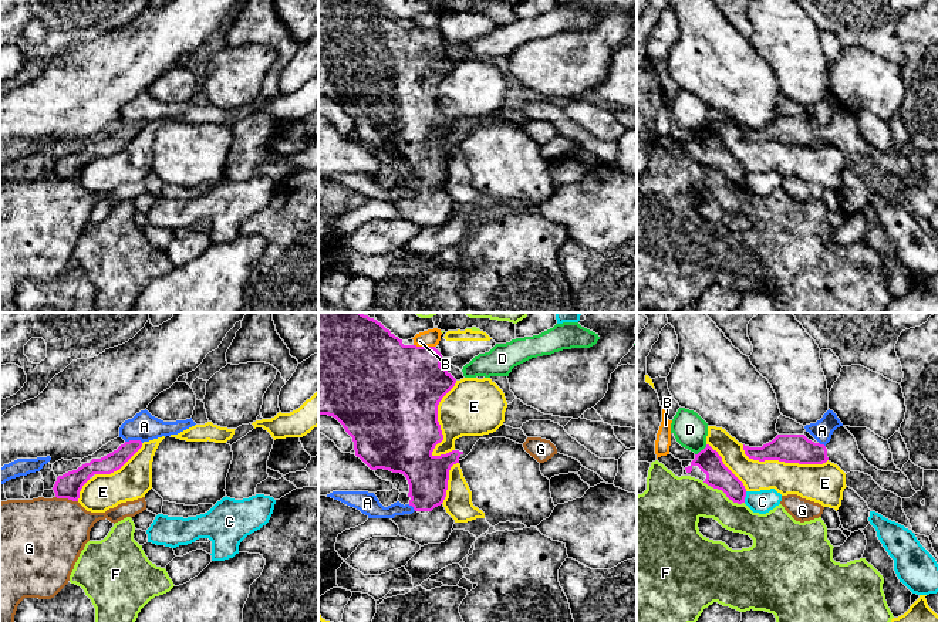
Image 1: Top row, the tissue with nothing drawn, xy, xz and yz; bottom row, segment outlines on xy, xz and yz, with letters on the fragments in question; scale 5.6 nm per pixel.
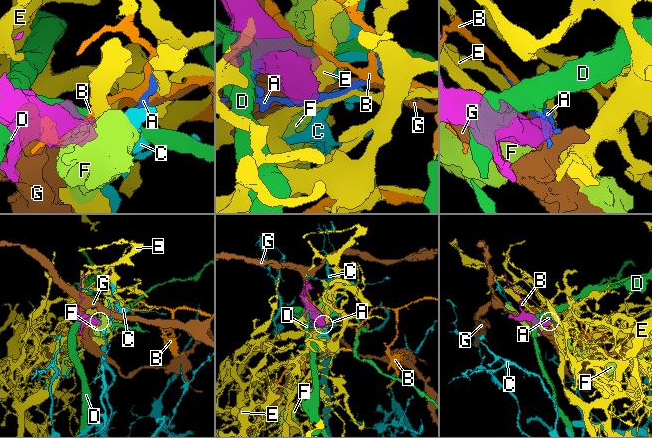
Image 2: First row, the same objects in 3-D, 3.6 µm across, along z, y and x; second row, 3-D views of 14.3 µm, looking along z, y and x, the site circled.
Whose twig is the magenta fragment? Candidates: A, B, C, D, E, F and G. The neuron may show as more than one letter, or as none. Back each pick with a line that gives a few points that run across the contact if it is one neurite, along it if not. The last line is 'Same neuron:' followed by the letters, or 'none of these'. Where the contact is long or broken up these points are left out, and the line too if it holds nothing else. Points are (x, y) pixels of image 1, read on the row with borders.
Same neuron: none of these

